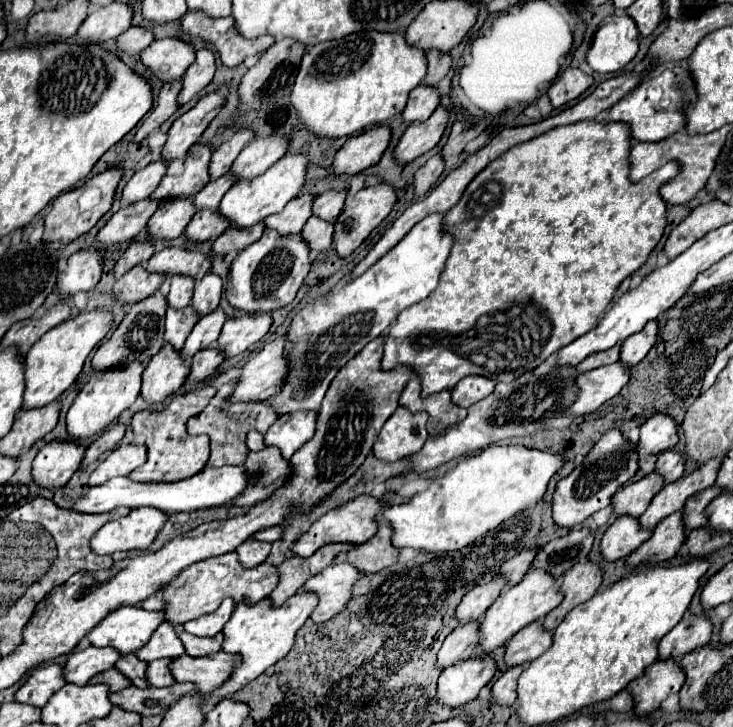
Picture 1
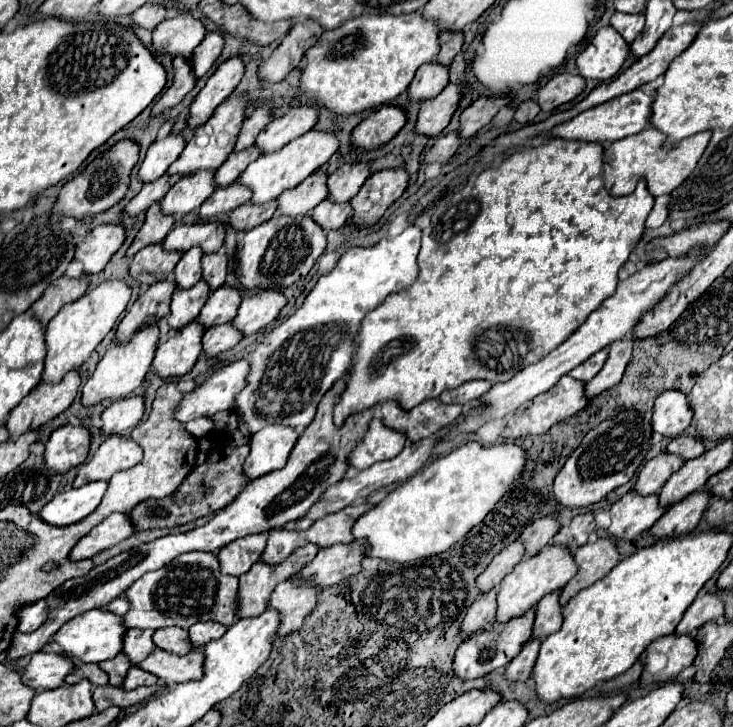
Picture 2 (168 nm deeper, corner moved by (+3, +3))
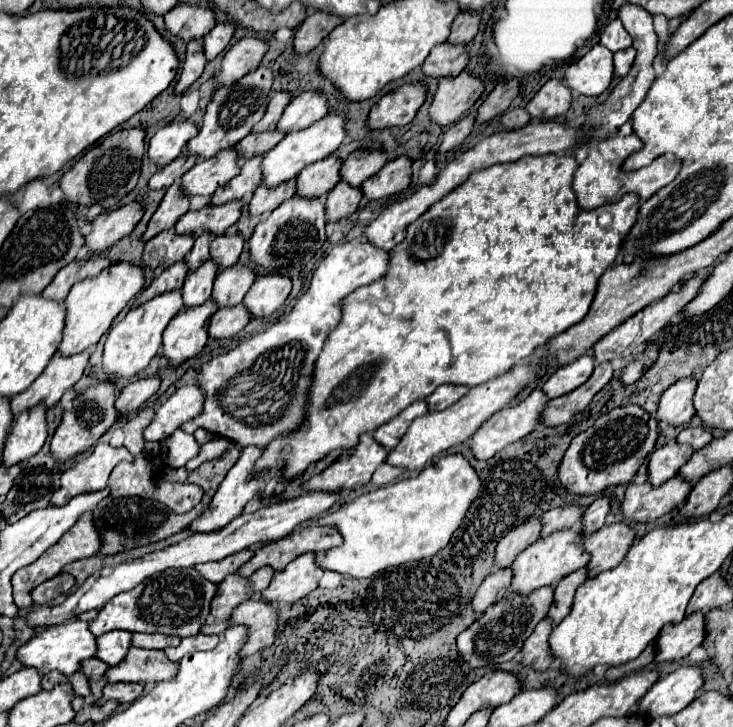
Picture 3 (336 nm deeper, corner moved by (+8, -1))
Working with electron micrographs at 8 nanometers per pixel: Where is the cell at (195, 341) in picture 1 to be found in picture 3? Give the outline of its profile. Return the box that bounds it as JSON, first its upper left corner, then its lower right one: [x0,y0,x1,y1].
[212,264,256,306]

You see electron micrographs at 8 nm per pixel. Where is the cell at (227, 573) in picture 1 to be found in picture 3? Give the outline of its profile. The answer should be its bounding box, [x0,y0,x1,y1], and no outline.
[88,568,216,636]

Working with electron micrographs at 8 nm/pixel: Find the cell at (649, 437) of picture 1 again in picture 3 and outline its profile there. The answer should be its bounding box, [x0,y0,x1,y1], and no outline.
[658,378,698,426]

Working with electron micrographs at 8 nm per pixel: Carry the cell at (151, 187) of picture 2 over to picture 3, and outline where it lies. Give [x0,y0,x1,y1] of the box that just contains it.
[150,154,190,190]

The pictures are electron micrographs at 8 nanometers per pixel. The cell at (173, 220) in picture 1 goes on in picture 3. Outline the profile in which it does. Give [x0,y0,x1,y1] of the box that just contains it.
[182,148,240,196]

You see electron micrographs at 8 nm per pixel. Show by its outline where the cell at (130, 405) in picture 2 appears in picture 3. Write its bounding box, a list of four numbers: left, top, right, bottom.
[116,376,160,414]

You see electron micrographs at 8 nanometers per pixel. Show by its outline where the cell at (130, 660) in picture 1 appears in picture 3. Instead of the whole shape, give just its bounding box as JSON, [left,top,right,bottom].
[80,658,108,700]

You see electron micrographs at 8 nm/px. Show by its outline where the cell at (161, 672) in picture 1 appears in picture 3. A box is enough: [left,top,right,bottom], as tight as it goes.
[98,682,142,704]

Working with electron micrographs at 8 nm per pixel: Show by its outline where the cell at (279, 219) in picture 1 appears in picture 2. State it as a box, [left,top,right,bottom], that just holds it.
[277,172,327,216]

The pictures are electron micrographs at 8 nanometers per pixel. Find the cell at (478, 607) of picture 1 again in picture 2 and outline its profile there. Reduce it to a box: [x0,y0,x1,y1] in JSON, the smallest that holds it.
[477,540,523,594]

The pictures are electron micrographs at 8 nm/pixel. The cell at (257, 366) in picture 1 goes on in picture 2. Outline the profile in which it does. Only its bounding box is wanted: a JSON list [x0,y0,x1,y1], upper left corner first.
[177,358,251,422]

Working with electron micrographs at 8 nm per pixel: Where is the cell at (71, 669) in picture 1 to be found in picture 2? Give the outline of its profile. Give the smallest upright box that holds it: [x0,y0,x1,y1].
[23,652,75,688]

